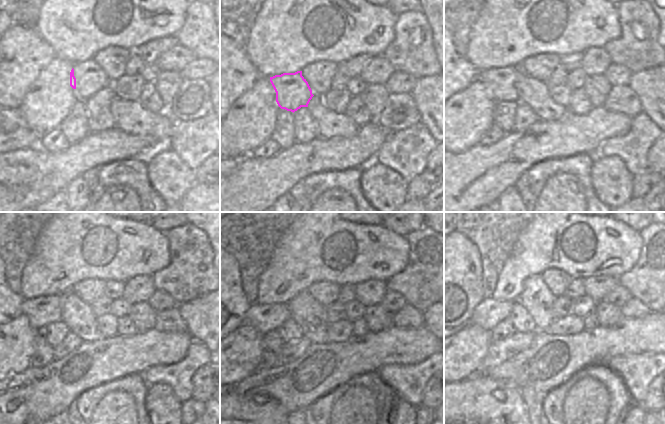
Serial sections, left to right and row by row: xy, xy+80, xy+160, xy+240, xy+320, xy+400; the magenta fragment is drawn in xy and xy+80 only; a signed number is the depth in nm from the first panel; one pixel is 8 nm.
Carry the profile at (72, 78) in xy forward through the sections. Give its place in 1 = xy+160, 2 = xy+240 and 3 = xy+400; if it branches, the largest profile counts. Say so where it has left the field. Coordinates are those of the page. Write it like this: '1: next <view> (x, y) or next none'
1: next xy+160 (505, 83)
2: next xy+240 (64, 310)
3: next xy+400 (488, 313)

